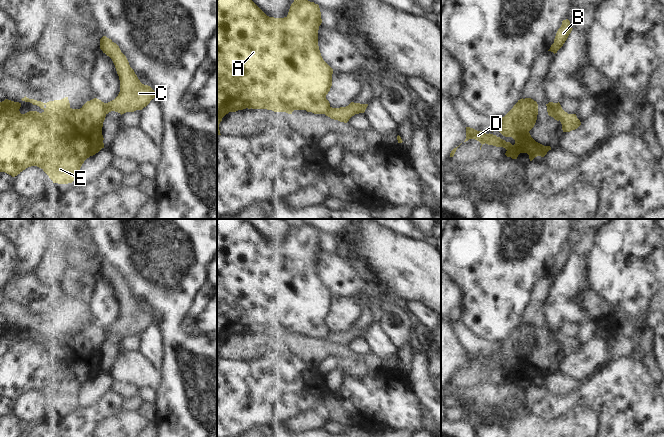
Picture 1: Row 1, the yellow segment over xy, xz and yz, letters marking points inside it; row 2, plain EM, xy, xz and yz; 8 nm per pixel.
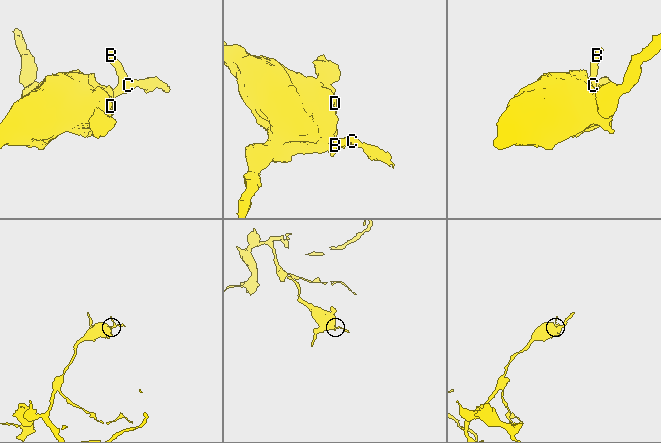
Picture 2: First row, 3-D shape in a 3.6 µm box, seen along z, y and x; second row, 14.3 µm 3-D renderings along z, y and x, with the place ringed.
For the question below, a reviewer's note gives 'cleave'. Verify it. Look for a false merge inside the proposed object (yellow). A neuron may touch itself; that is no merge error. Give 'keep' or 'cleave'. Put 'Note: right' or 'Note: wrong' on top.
Note: right
cleave

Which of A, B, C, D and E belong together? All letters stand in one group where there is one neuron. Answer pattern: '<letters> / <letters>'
A D E / B C

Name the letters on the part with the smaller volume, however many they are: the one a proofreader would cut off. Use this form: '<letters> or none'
B, C

